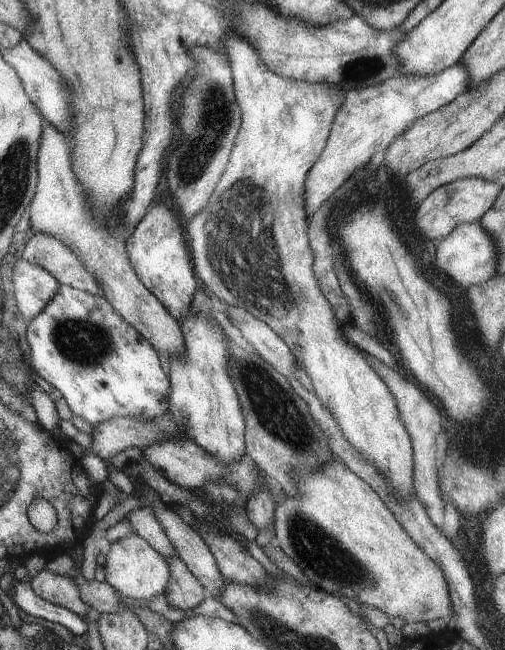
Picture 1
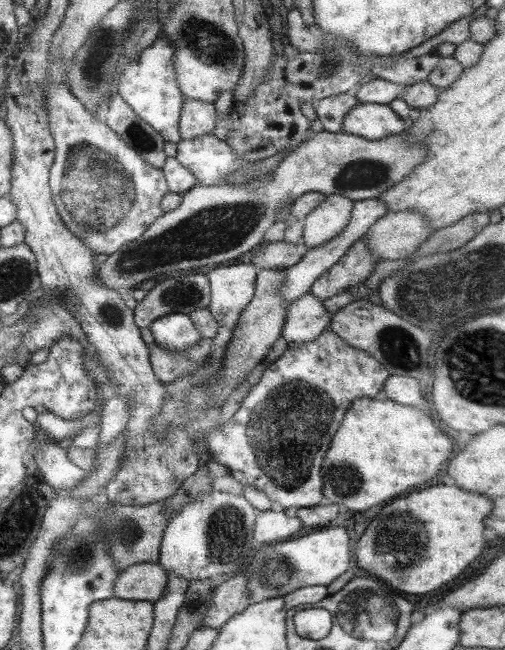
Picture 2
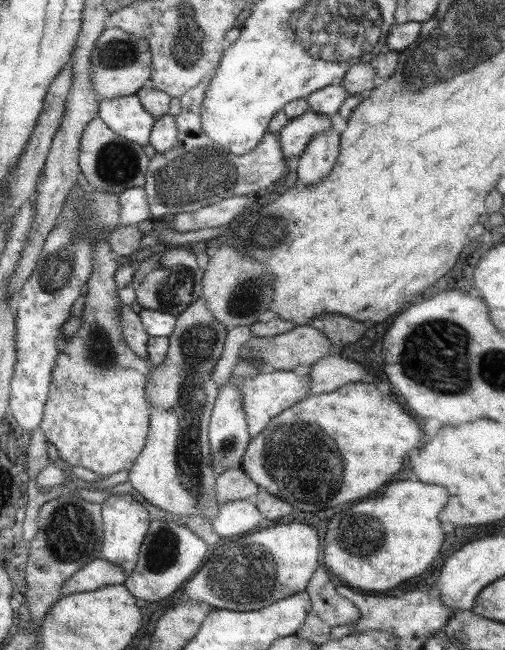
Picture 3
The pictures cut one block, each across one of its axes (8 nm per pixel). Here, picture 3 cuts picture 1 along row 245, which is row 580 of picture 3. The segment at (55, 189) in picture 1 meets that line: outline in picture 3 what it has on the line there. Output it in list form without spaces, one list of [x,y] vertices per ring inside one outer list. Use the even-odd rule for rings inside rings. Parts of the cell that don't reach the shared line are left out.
[[[96,558],[91,562],[84,563],[81,569],[69,577],[69,580],[63,581],[59,587],[59,594],[64,597],[65,595],[97,590],[101,586],[121,585],[125,579],[123,570],[117,564]]]

